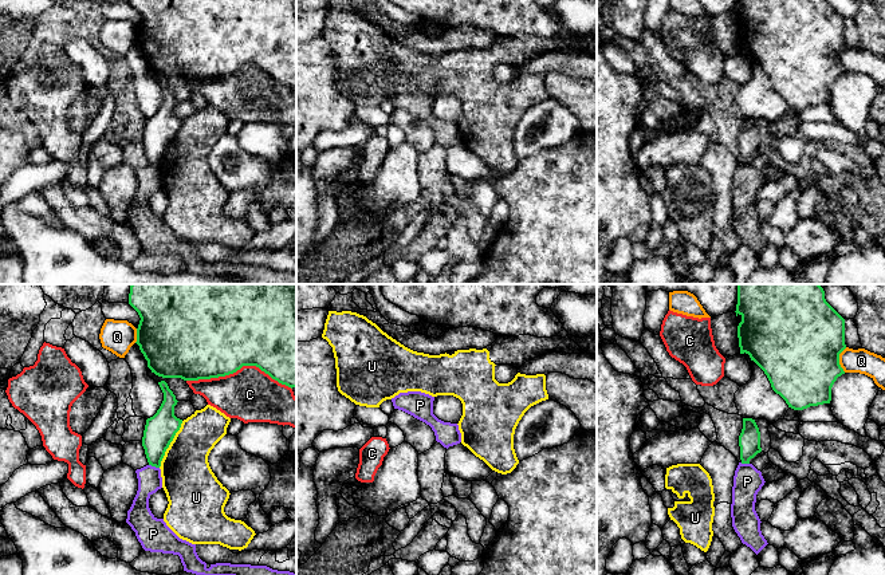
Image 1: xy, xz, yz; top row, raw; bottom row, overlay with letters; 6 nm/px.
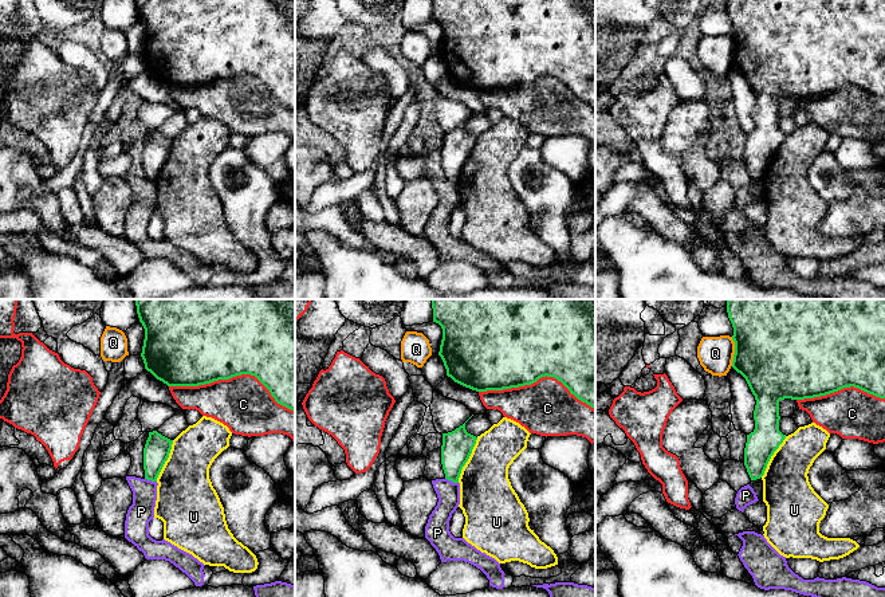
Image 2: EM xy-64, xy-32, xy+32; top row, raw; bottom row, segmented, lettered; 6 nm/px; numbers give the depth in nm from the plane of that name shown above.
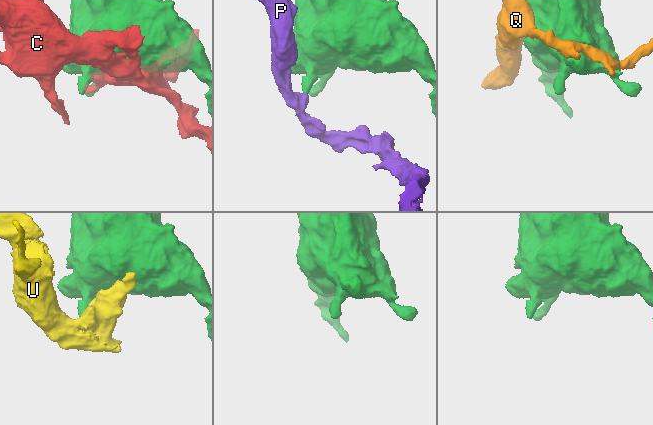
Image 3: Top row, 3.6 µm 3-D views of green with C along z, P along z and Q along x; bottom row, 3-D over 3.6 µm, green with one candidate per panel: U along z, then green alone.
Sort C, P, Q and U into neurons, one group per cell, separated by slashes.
C / P / Q / U

